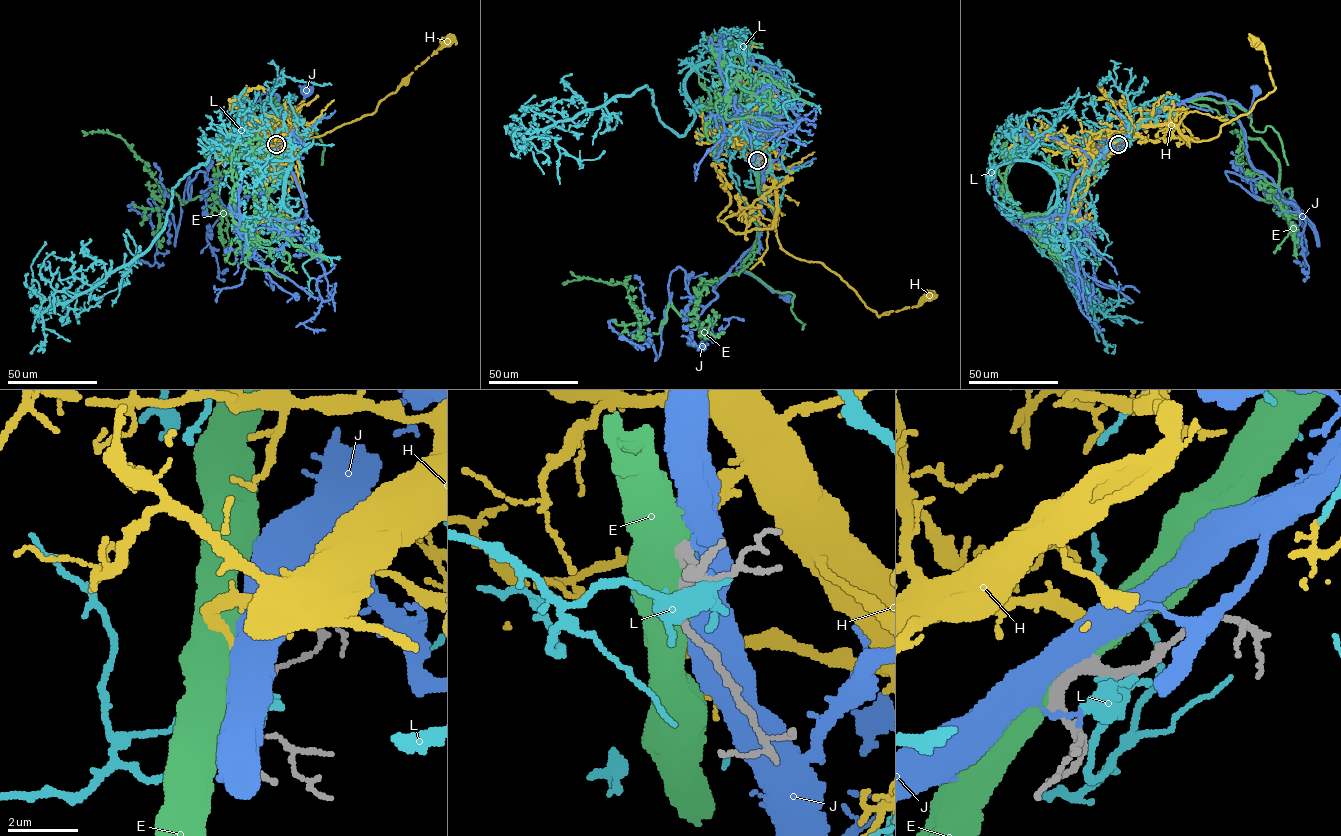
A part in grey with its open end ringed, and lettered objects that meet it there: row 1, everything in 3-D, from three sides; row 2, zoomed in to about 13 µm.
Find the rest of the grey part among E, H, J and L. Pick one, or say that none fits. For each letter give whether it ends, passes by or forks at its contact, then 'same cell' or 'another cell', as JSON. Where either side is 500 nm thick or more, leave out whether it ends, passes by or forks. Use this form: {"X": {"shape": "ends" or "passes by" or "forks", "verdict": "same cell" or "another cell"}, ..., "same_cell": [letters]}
{"E": {"verdict": "another cell"}, "H": {"shape": "ends", "verdict": "same cell"}, "J": {"verdict": "another cell"}, "L": {"shape": "passes by", "verdict": "another cell"}, "same_cell": ["H"]}

